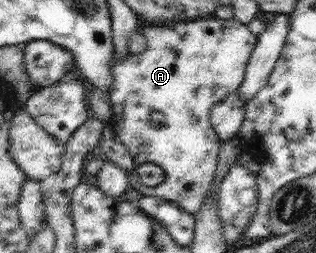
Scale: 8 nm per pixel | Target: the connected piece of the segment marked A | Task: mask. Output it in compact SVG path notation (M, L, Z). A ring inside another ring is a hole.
M216 16L193 18L171 25L142 24L146 36L146 50L142 54L128 54L124 60L112 50L113 88L108 91L112 104L112 119L116 135L131 155L135 166L144 162L158 164L164 171L165 179L154 187L147 187L140 181L136 169L130 172L130 184L140 194L169 201L181 210L194 215L210 190L217 171L221 138L210 124L210 110L217 100L236 92L245 78L248 59L257 43L257 35L250 32L247 24L235 17L225 20Z

